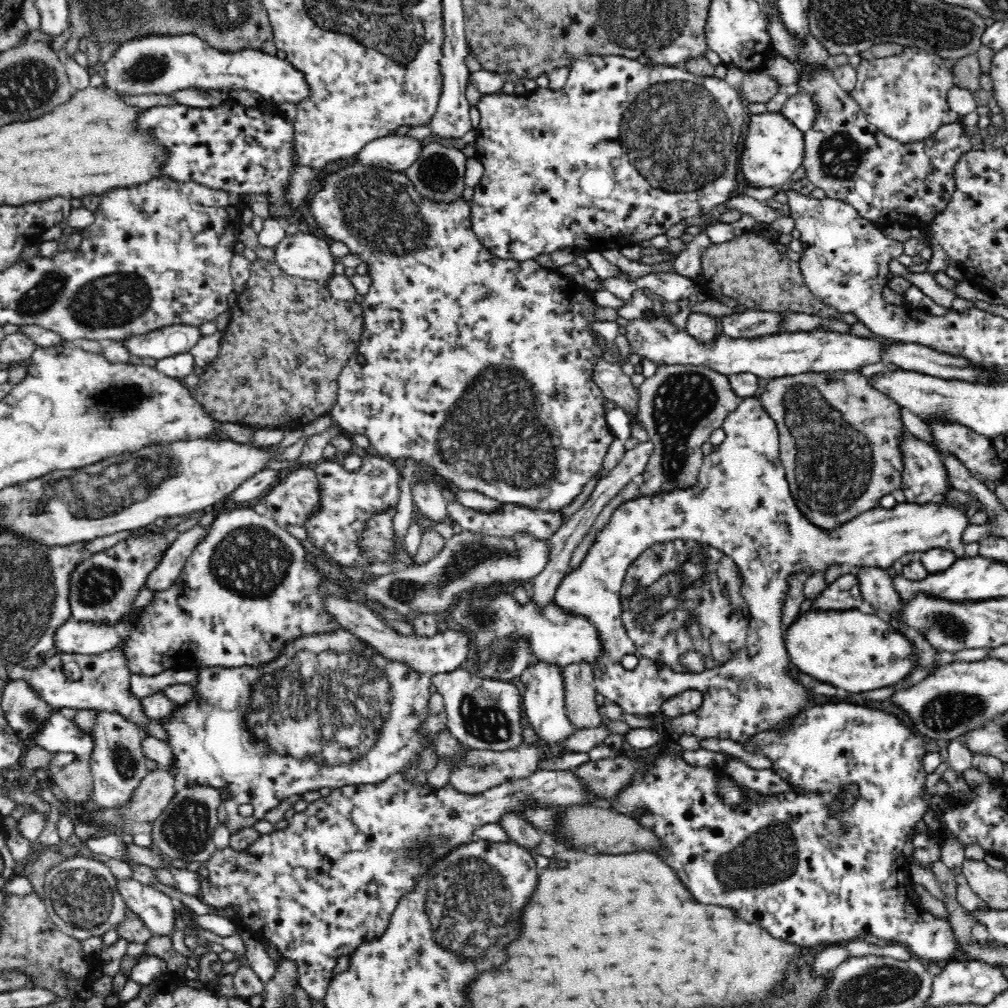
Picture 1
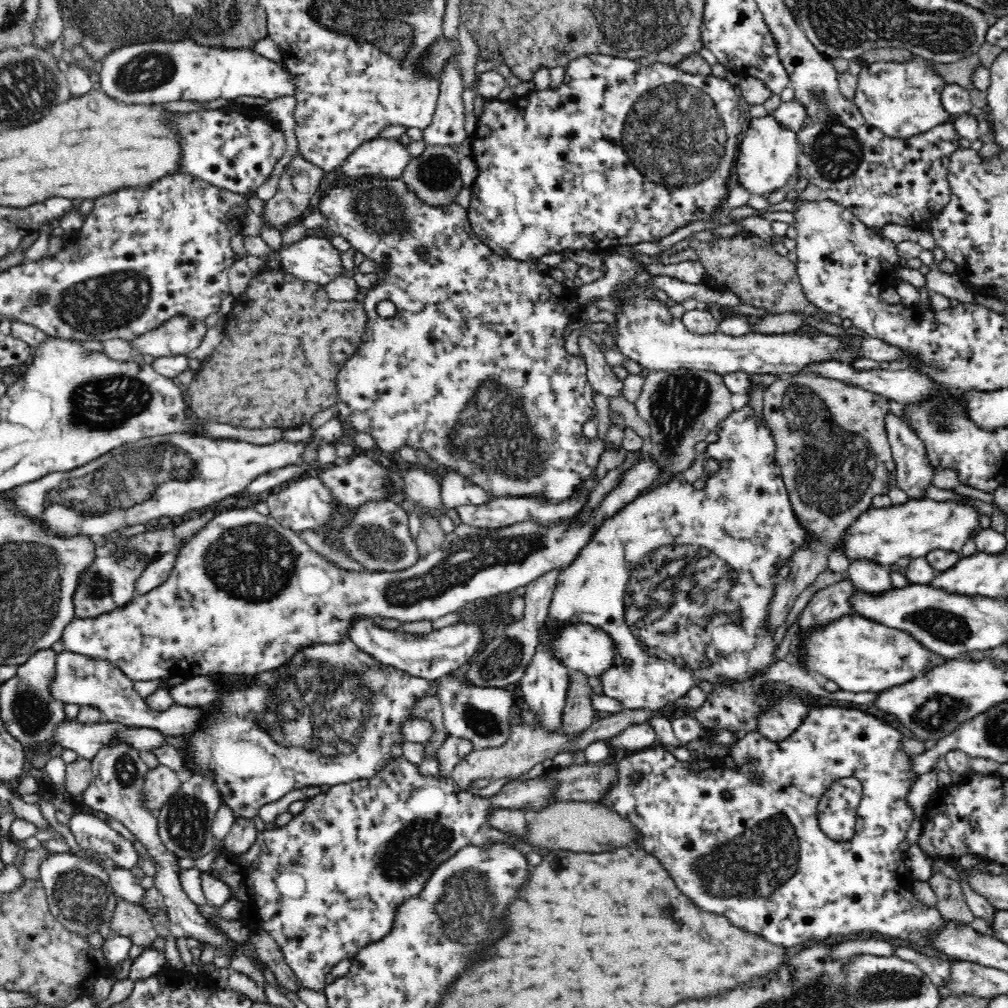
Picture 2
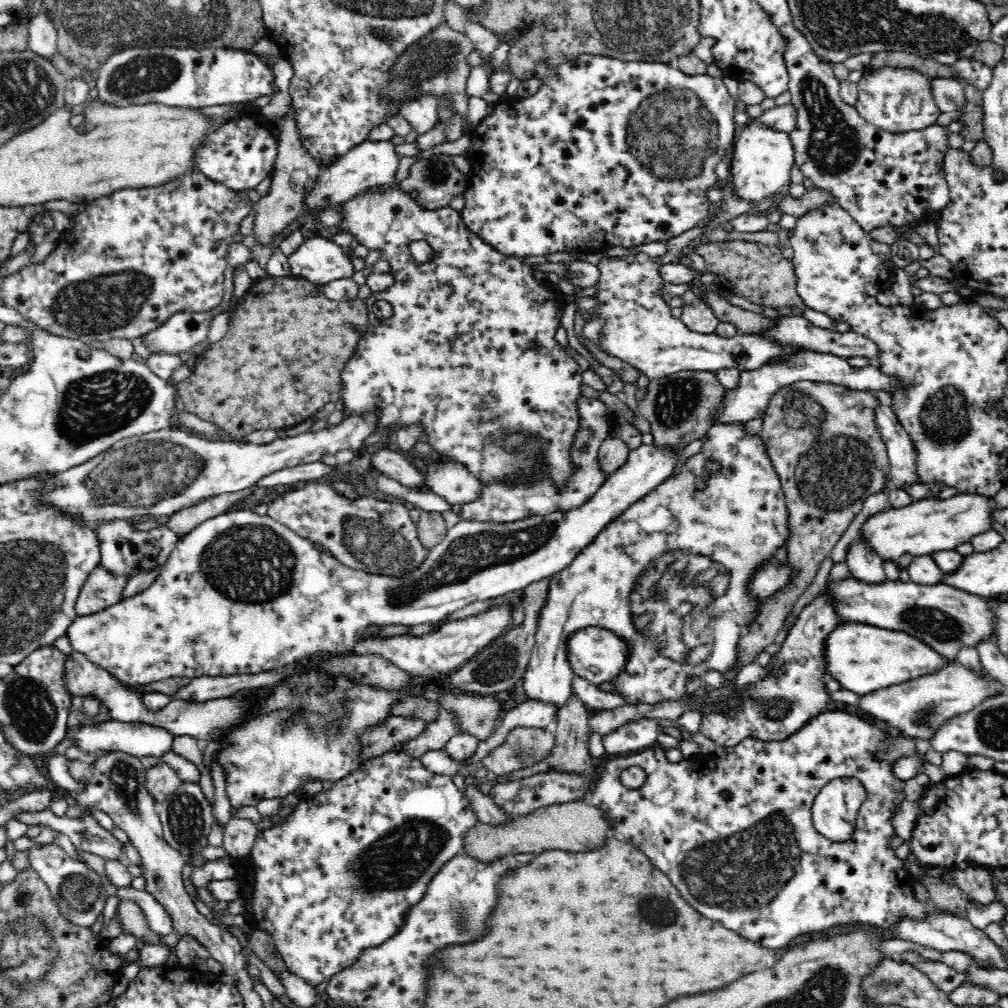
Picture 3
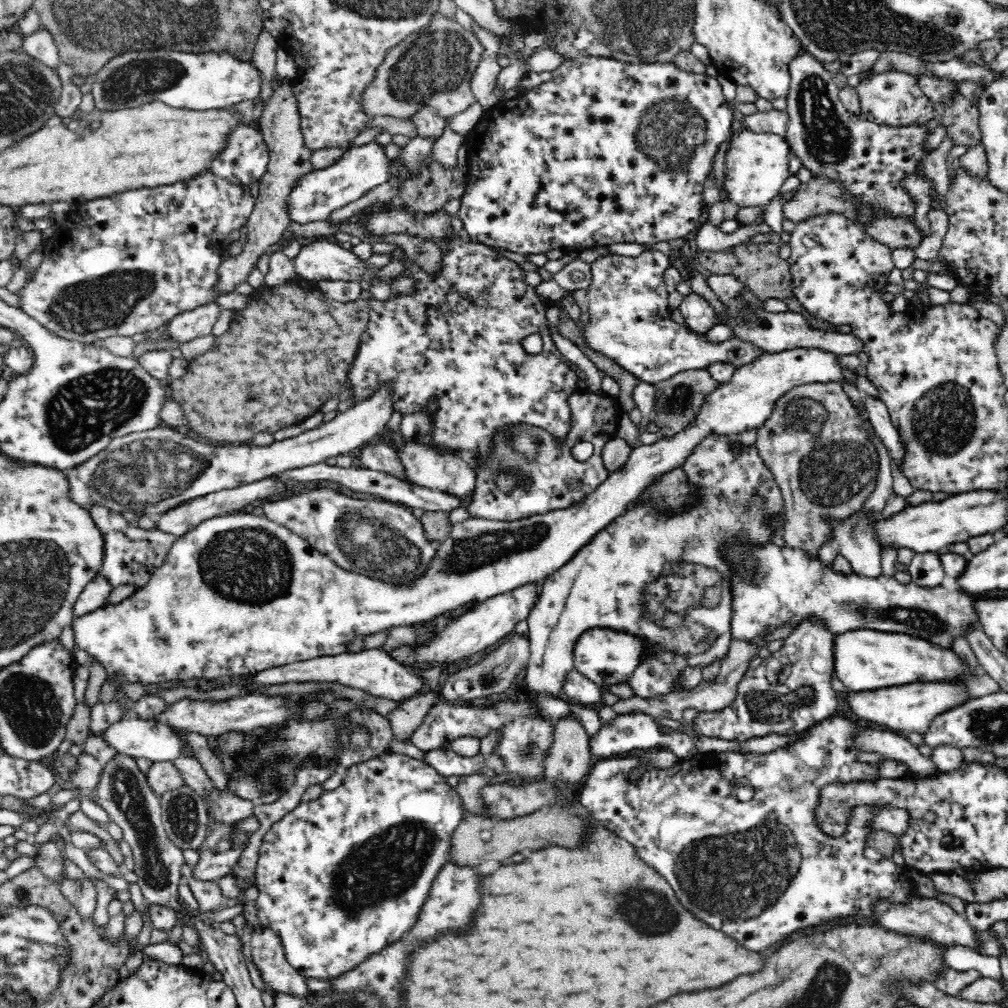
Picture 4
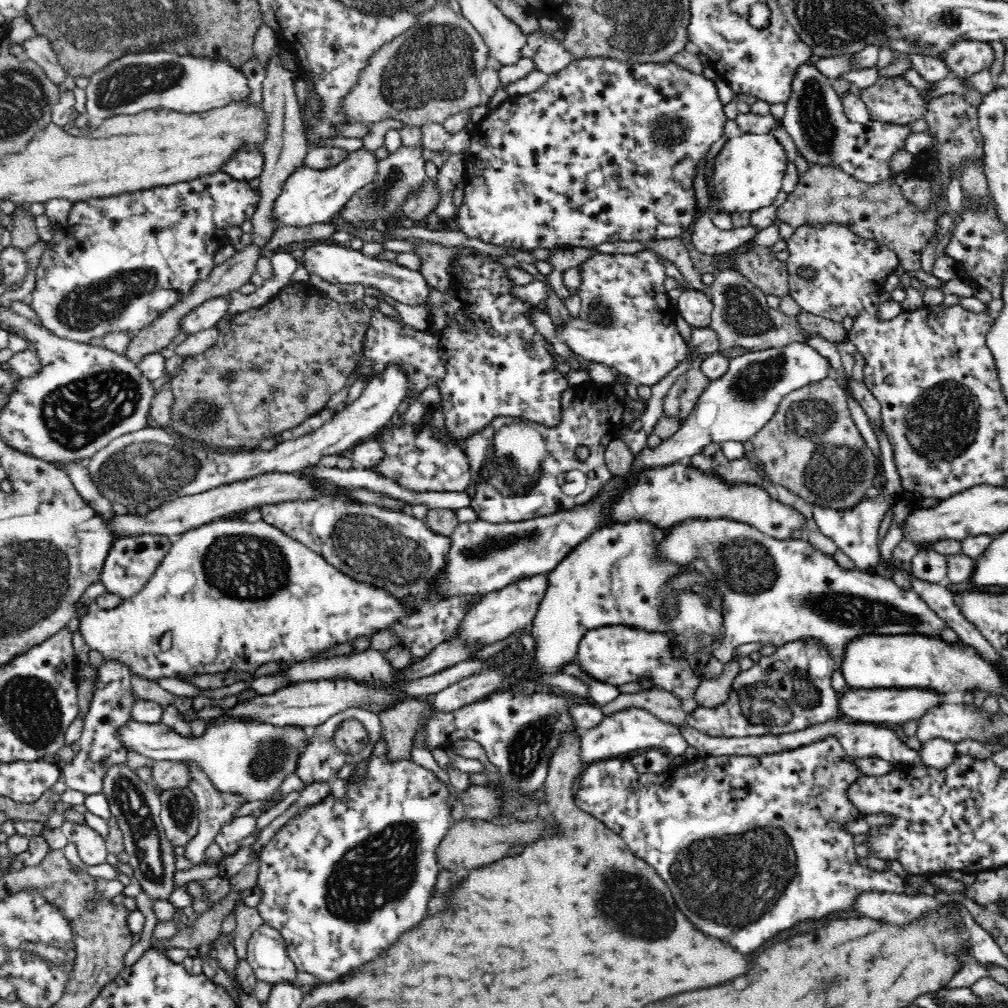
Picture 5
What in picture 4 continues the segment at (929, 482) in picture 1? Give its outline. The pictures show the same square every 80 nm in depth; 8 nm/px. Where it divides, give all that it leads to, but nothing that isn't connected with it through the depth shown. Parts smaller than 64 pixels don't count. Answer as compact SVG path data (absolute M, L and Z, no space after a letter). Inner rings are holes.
M864 396L867 418L874 430L876 437L880 439L882 445L886 448L890 458L894 459L894 464L900 472L904 473L906 465L907 449L899 429L892 421L891 412L888 407L880 400L872 396Z

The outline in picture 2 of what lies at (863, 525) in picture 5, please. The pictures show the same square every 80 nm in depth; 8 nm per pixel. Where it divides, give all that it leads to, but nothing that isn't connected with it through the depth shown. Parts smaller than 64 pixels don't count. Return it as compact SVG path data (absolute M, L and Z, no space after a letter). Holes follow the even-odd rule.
M868 561L851 563L848 578L852 580L857 590L873 596L886 594L893 588L890 569Z

